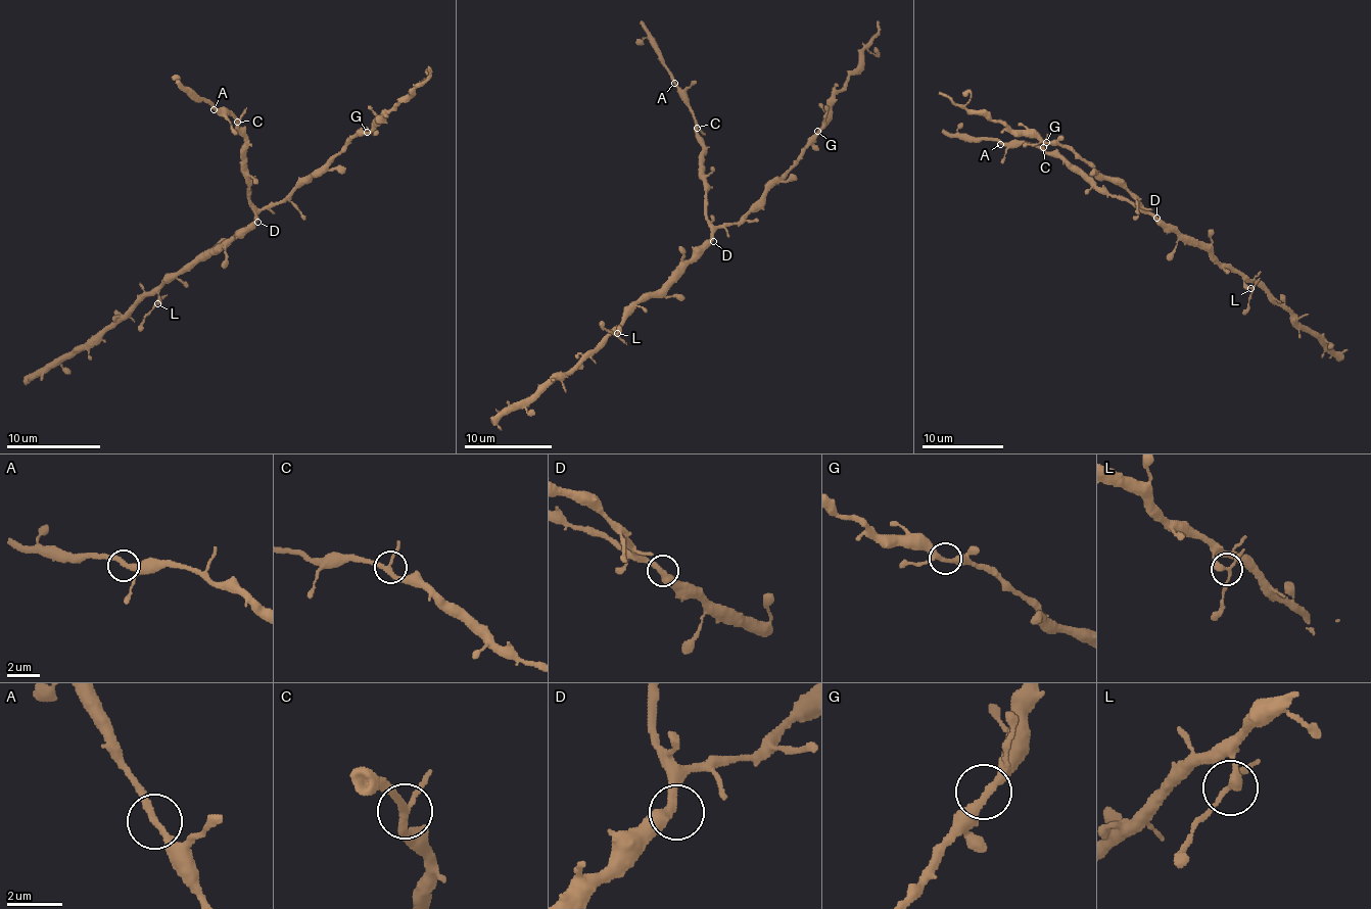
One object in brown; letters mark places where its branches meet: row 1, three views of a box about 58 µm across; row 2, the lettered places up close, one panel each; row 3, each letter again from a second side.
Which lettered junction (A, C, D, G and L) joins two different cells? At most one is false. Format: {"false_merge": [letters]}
{"false_merge": ["L"]}

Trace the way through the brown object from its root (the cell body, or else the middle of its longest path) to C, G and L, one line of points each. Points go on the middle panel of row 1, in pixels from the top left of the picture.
C: (709, 239), (711, 222), (707, 219), (703, 144), (697, 128)
G: (709, 239), (720, 227), (740, 219), (762, 192), (793, 164), (806, 142), (817, 131)
L: (709, 239), (709, 243), (664, 284), (635, 305), (618, 326), (618, 333)

